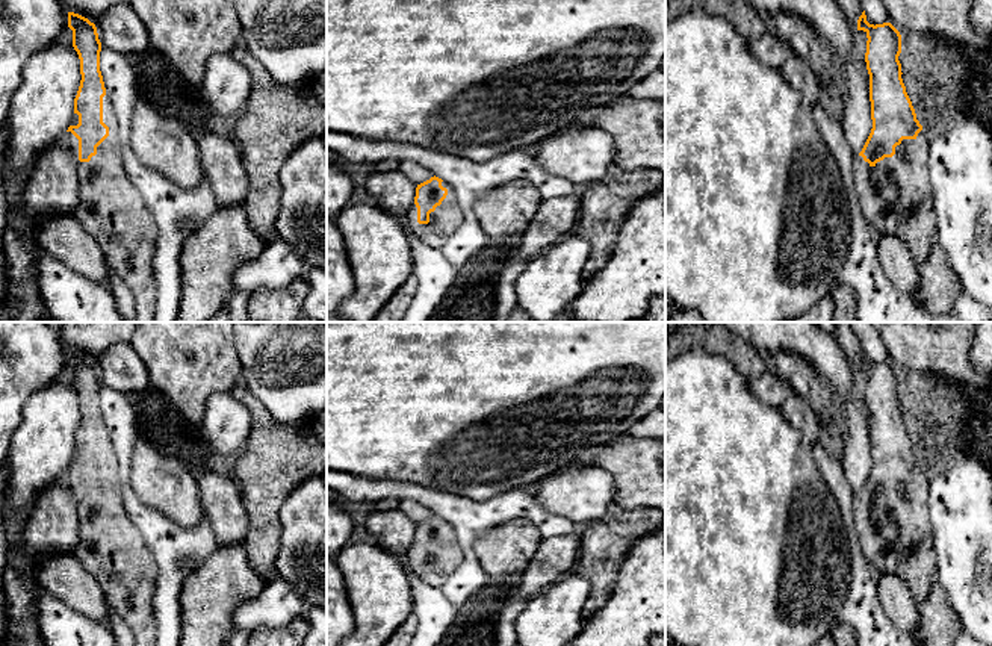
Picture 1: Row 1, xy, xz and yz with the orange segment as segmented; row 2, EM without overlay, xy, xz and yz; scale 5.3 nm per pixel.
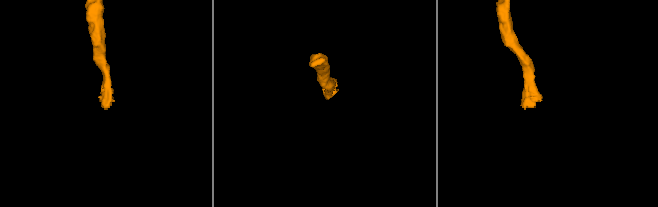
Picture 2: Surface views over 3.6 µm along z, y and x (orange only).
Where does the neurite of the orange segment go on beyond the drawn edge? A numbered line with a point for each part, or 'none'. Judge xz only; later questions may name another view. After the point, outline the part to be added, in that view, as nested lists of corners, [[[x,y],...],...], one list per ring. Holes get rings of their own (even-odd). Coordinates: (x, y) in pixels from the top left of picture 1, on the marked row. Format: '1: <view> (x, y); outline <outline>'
1: xz (445, 220); outline [[[442,182],[442,186],[448,189],[448,195],[442,204],[429,213],[428,224],[417,222],[417,207],[414,203],[404,218],[407,231],[432,248],[442,248],[463,221],[463,212],[455,189],[448,182]]]

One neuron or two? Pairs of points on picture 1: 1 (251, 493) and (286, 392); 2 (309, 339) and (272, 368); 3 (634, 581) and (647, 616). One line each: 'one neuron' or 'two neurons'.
1: two neurons
2: one neuron
3: one neuron

